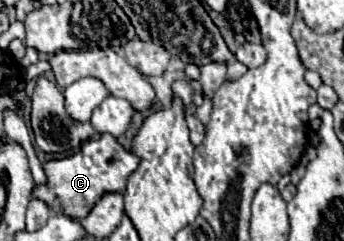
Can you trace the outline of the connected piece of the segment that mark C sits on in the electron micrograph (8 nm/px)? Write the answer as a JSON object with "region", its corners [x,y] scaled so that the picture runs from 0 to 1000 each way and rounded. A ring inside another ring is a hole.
{"region":[[[294,556],[288,581],[253,581],[241,614],[195,656],[142,664],[125,680],[137,763],[102,763],[90,788],[90,822],[125,830],[154,880],[241,905],[265,880],[265,863],[294,830],[294,813],[317,797],[363,797],[369,739],[404,689],[404,656],[363,622],[323,556]]]}

